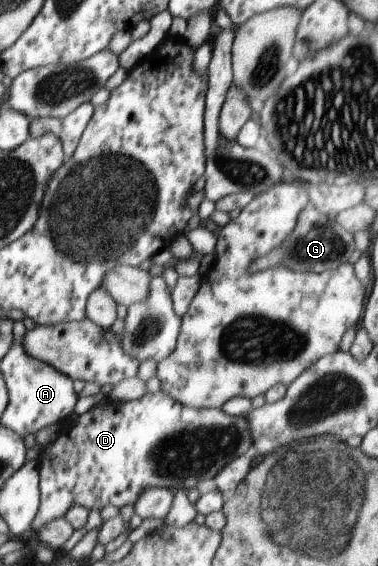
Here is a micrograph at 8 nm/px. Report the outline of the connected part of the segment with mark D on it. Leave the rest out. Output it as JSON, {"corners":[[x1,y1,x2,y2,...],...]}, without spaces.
{"corners":[[160,389,158,392,146,391,138,400,123,403,108,400,102,408,94,405,68,425,66,434,58,434,55,440,34,453,39,462,39,505,32,518,31,534,35,535,35,531,39,531,46,522,64,516,72,504,101,511,108,505,120,508,124,504,134,504,146,488,187,492,200,480,214,478,231,460,250,455,252,446,250,428,244,415,228,416,222,409,215,408,188,408]]}

